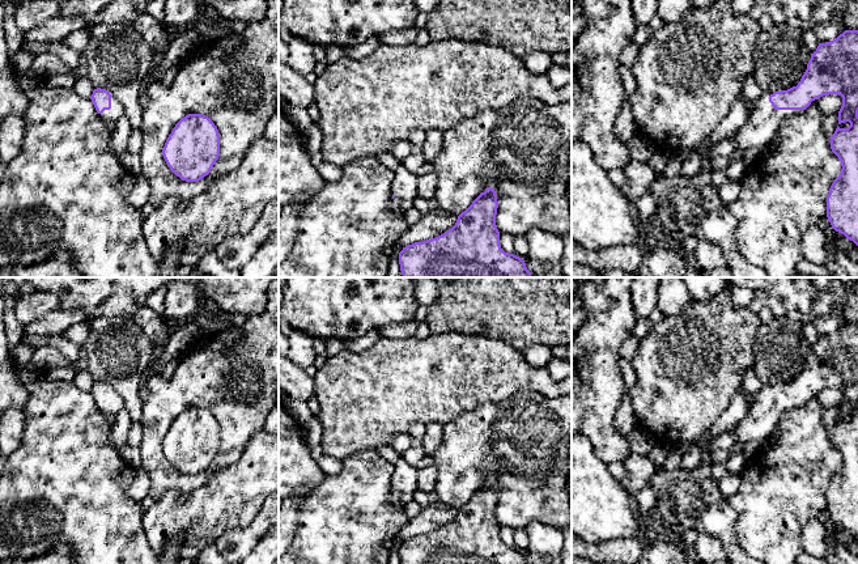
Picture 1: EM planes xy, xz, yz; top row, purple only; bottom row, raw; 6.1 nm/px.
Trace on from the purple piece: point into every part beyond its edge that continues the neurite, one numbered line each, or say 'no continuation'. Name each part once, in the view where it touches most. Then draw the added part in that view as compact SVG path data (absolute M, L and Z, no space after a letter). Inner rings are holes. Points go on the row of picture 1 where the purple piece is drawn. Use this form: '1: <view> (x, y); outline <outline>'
1: yz (761, 126); outline M763 92L755 111L738 131L736 150L743 153L743 161L749 166L763 156L765 147L773 140L780 123L786 118L802 115L806 110L776 110L769 102L773 92Z

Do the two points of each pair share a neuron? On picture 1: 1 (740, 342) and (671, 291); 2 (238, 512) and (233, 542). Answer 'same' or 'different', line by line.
1: different
2: different

